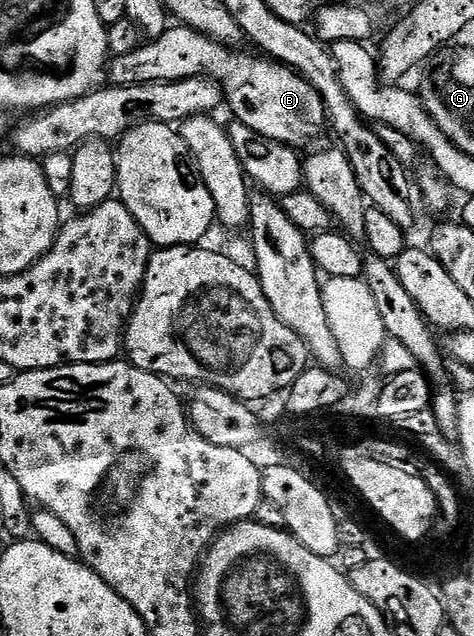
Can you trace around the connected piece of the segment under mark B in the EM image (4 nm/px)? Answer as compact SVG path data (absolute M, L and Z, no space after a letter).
M171 26L165 34L161 34L156 40L147 40L146 42L140 43L137 50L133 50L129 54L124 56L116 56L108 63L107 70L105 73L106 79L115 86L126 86L128 84L164 84L165 82L173 82L174 80L189 80L192 78L203 78L207 77L216 82L221 82L222 91L225 93L225 104L231 107L231 112L235 115L234 119L240 124L249 126L249 130L253 130L257 134L261 134L265 138L269 138L273 142L281 142L282 144L288 145L296 150L302 149L303 140L311 140L314 136L319 136L323 132L323 127L326 129L329 124L329 117L327 113L326 104L323 101L322 94L313 87L306 80L304 76L300 76L291 67L284 67L276 60L270 58L264 58L262 55L255 54L257 56L250 56L247 52L239 52L243 50L236 50L234 47L228 47L226 44L221 44L215 40L211 40L203 33L195 32L191 28L184 26Z

